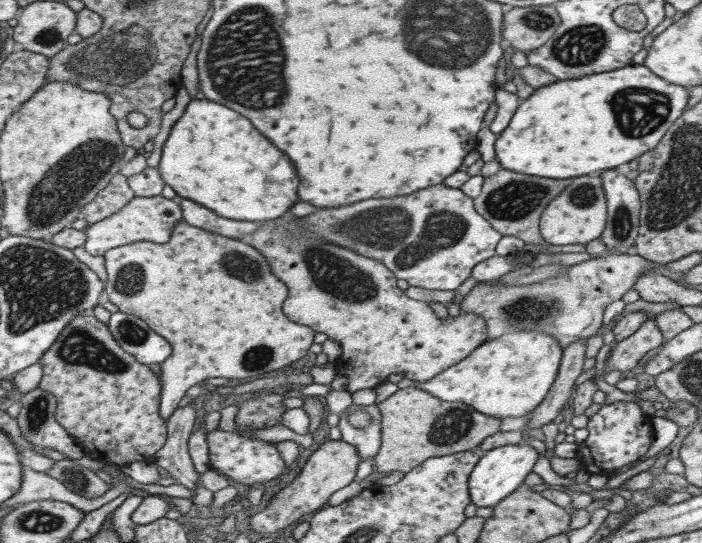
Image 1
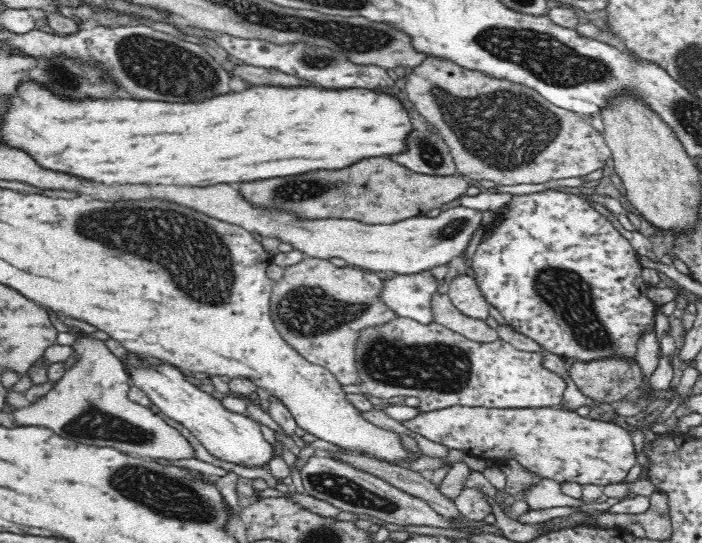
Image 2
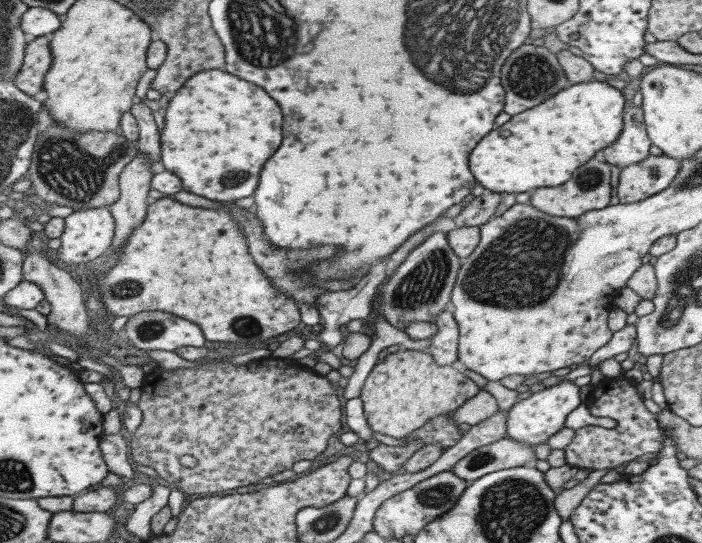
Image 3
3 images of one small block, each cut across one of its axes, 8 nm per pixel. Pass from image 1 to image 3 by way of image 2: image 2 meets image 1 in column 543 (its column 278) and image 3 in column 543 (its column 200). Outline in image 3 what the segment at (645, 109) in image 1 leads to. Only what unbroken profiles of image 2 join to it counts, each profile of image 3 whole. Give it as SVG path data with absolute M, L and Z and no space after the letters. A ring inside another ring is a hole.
M605 81L569 85L493 128L469 154L469 170L479 185L496 193L559 186L597 150L611 146L618 139L624 104L622 91Z

